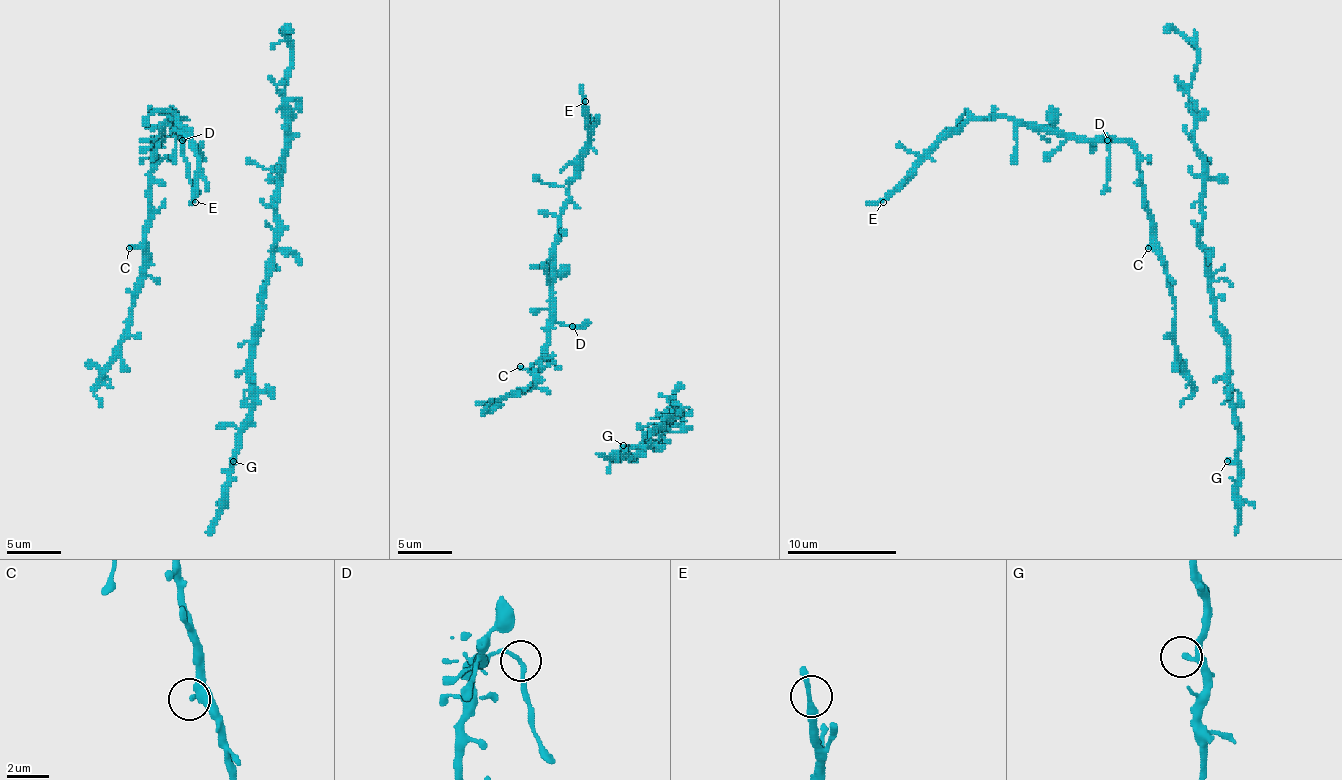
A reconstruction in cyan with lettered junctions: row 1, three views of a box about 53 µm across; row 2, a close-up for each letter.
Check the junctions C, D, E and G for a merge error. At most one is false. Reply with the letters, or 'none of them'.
D

